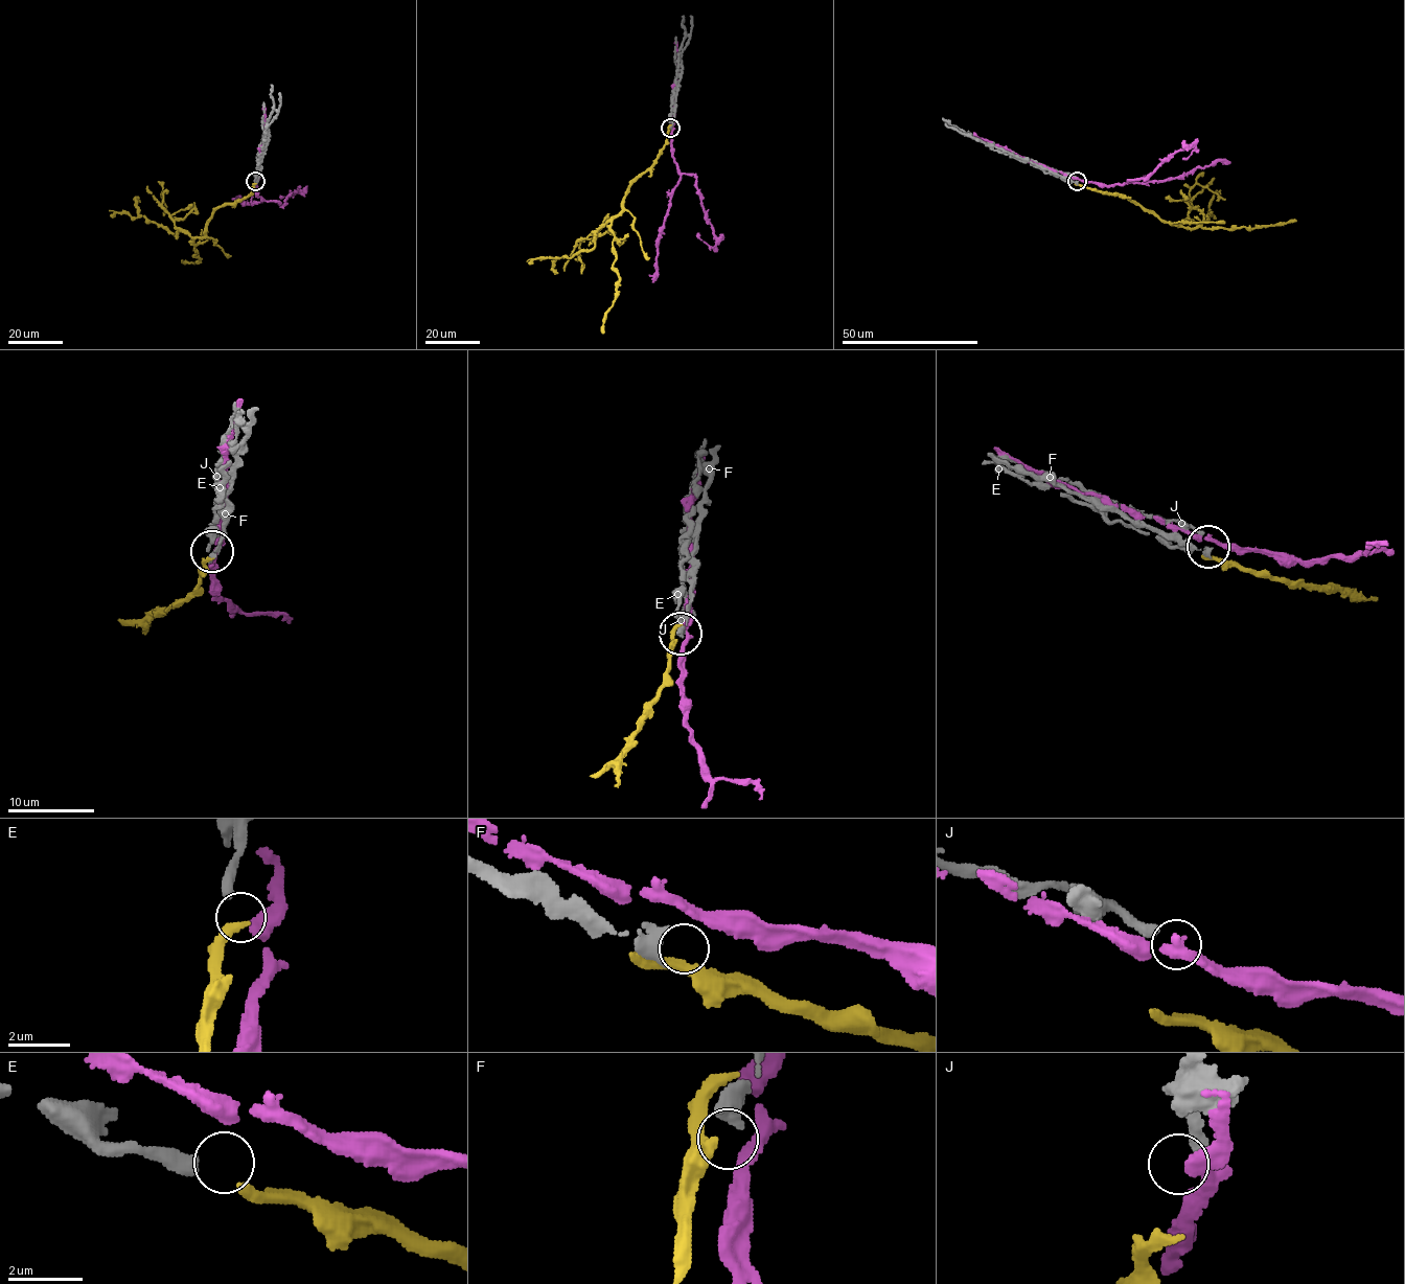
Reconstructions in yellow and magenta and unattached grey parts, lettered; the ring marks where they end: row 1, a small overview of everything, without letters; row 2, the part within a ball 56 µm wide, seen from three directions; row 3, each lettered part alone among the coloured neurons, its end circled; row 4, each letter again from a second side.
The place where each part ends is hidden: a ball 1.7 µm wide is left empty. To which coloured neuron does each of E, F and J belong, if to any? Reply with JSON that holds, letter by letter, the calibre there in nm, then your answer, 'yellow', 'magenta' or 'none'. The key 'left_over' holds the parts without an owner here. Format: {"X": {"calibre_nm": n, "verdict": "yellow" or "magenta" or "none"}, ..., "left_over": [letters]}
{"E": {"calibre_nm": 400, "verdict": "yellow"}, "F": {"calibre_nm": 500, "verdict": "none"}, "J": {"calibre_nm": 360, "verdict": "none"}, "left_over": ["F", "J"]}

